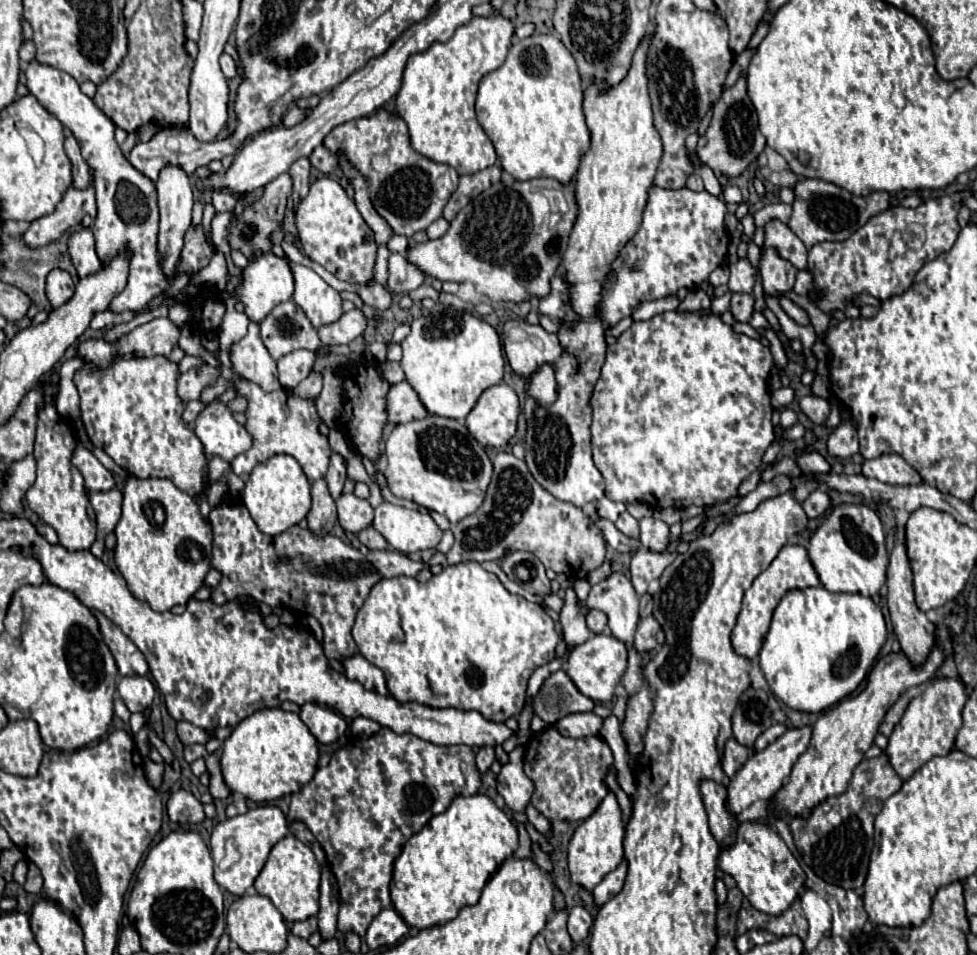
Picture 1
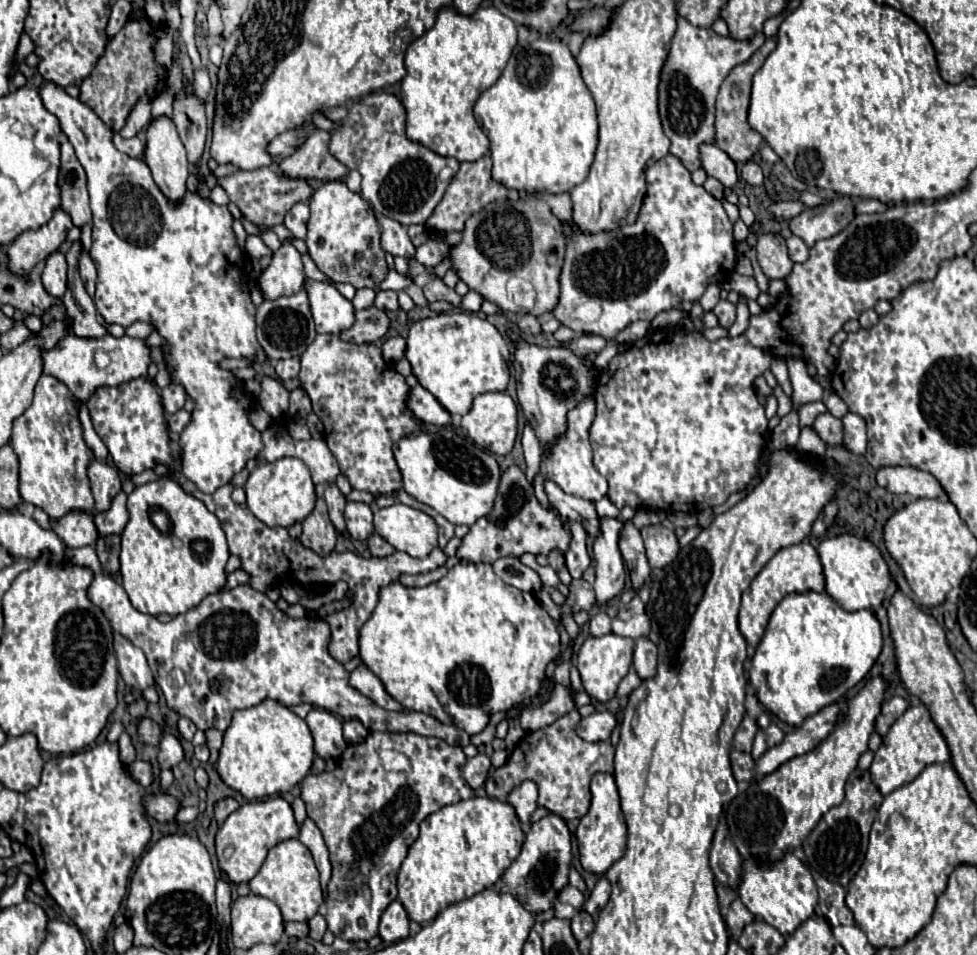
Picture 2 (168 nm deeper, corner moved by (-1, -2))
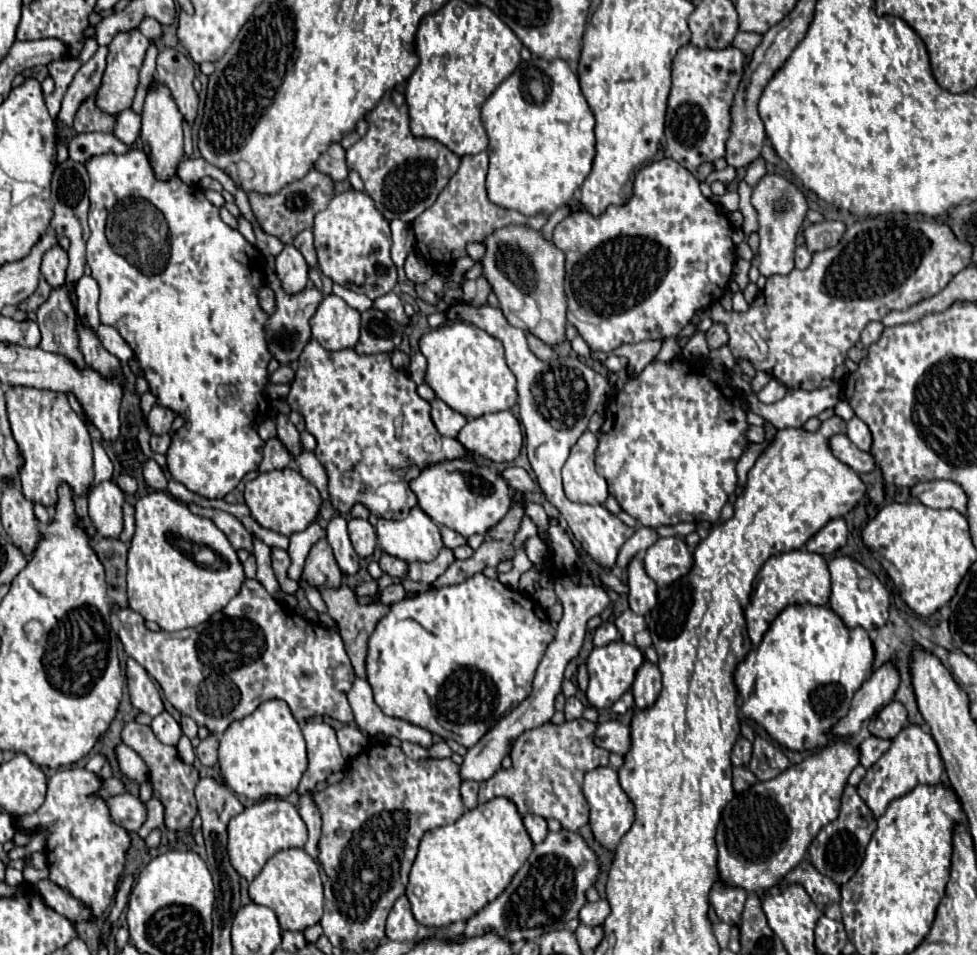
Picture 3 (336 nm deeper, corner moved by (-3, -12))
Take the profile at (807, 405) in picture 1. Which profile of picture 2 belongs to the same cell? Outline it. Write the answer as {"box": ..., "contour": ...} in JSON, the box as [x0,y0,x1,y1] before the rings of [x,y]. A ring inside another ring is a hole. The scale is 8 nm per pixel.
{"box":[814,412,842,446],"contour":[[[824,412],[816,418],[814,430],[826,444],[832,444],[832,446],[842,444],[842,422],[834,418],[830,412]]]}

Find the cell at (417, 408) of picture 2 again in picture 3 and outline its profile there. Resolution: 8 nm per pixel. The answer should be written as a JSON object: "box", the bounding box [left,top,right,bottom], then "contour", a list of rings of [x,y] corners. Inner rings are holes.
{"box":[430,398,468,438],"contour":[[[436,398],[434,402],[430,402],[430,404],[432,404],[432,420],[434,420],[438,432],[440,432],[442,436],[456,438],[458,432],[460,432],[460,428],[468,422],[468,418],[462,416],[462,414],[458,414],[456,410],[452,410],[450,406],[446,406],[446,404],[444,404],[442,400],[438,400],[438,398]]]}

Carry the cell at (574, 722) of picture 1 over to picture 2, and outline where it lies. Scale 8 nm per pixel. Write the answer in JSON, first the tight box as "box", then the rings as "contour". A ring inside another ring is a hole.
{"box":[576,712,616,742],"contour":[[[594,712],[586,718],[582,718],[576,726],[576,734],[586,742],[598,742],[608,740],[612,730],[616,726],[616,718],[610,712]]]}

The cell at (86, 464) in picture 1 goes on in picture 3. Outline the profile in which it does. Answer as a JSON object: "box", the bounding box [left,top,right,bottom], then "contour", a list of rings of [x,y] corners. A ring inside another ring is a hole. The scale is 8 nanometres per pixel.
{"box":[88,482,124,538],"contour":[[[100,482],[88,496],[88,514],[98,538],[118,538],[122,532],[124,492],[114,482]]]}

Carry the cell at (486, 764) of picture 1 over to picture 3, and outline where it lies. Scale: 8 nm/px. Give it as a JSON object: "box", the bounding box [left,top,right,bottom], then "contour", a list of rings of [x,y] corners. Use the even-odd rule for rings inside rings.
{"box":[460,782,478,810],"contour":[[[462,782],[460,796],[462,796],[462,802],[468,810],[474,808],[478,804],[478,782]]]}

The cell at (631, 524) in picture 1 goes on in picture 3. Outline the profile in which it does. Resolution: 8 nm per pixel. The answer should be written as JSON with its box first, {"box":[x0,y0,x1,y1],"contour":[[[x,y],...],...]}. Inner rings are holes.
{"box":[628,556,656,616],"contour":[[[634,556],[628,566],[628,586],[630,586],[630,610],[646,616],[656,606],[656,582],[644,572],[642,562]]]}

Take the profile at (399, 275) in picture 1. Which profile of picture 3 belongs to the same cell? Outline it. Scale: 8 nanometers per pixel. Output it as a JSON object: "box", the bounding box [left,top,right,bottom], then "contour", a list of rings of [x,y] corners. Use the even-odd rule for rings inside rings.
{"box":[392,220,414,268],"contour":[[[392,220],[392,260],[398,268],[404,266],[408,252],[414,250],[414,234],[410,226],[402,220]]]}

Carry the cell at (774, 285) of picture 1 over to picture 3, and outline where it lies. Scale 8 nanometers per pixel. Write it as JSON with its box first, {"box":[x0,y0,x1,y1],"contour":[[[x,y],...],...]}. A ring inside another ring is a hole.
{"box":[752,174,808,274],"contour":[[[766,174],[752,188],[752,206],[758,214],[758,236],[760,236],[760,274],[788,274],[794,268],[794,250],[796,234],[802,228],[802,222],[808,212],[808,202],[802,190],[796,184],[786,180],[780,174]]]}

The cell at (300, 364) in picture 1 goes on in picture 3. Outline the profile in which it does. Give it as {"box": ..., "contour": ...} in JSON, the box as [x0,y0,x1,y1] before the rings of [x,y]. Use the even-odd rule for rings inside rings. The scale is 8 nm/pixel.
{"box":[270,366,294,384],"contour":[[[280,366],[274,374],[270,374],[272,384],[286,384],[294,378],[294,370],[290,366]]]}

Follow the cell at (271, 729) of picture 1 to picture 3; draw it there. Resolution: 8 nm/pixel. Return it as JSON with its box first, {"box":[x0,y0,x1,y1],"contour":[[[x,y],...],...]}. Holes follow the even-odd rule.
{"box":[218,700,308,802],"contour":[[[266,700],[246,718],[232,722],[220,736],[218,758],[224,782],[238,796],[252,802],[258,802],[264,796],[286,798],[298,788],[308,766],[302,730],[284,700]]]}

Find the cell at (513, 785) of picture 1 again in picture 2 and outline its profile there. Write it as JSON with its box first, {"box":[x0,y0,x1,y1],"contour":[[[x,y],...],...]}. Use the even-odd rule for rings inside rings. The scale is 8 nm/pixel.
{"box":[506,780,538,826],"contour":[[[524,780],[524,784],[518,784],[508,794],[506,802],[516,810],[516,816],[524,826],[528,824],[530,814],[536,810],[536,798],[538,798],[538,788],[536,784],[532,784],[532,780]]]}

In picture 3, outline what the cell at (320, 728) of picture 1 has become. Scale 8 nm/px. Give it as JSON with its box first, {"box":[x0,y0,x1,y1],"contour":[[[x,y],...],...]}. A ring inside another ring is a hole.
{"box":[298,722,344,794],"contour":[[[306,722],[302,728],[308,752],[308,768],[300,780],[298,794],[314,790],[314,786],[328,778],[328,774],[344,768],[344,758],[336,740],[336,732],[326,722]]]}

